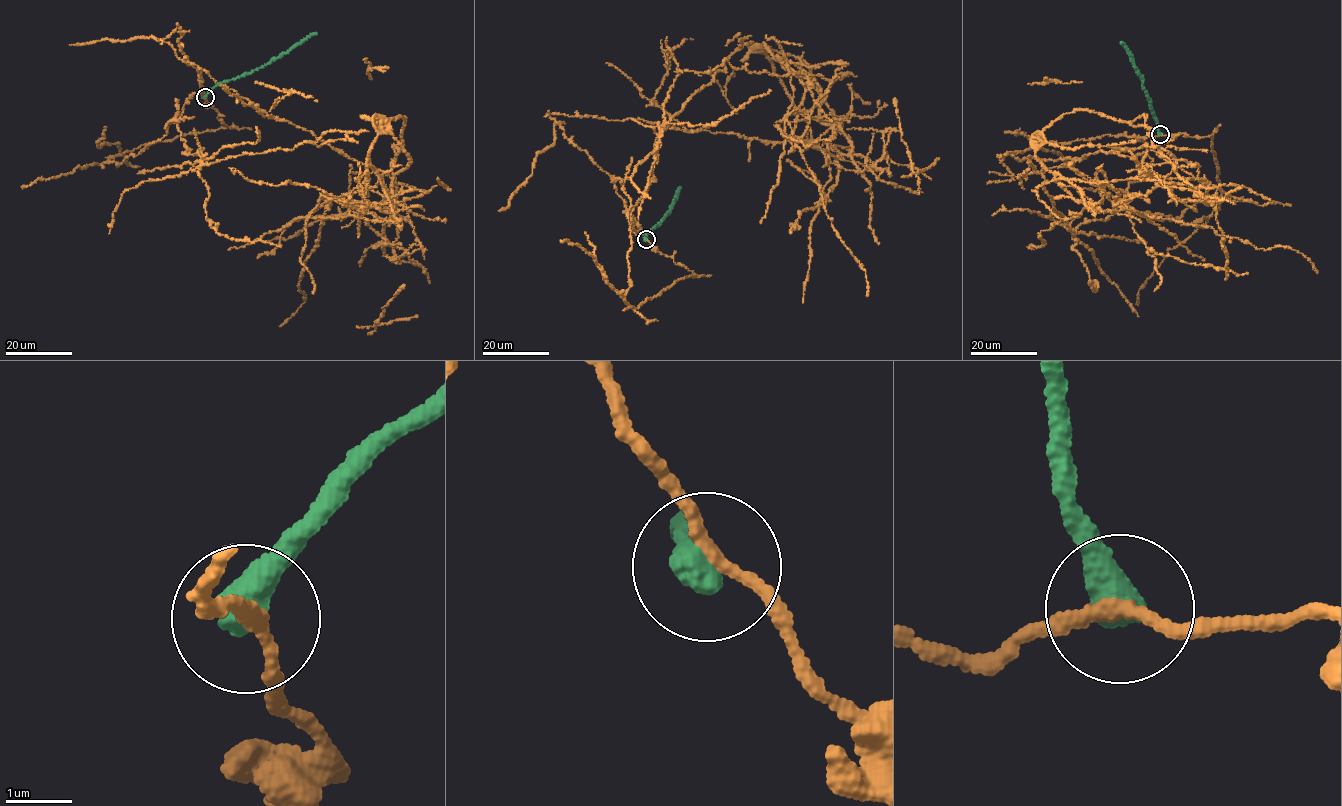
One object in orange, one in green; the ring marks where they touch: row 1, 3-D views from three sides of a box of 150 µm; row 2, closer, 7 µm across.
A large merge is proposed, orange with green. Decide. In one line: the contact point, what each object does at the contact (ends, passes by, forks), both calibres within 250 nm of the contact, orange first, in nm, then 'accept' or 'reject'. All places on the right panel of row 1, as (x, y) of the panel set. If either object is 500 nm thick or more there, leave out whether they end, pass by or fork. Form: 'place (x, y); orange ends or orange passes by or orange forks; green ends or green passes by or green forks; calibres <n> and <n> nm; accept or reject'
place (1160, 134); calibres 190 and 550 nm; reject

